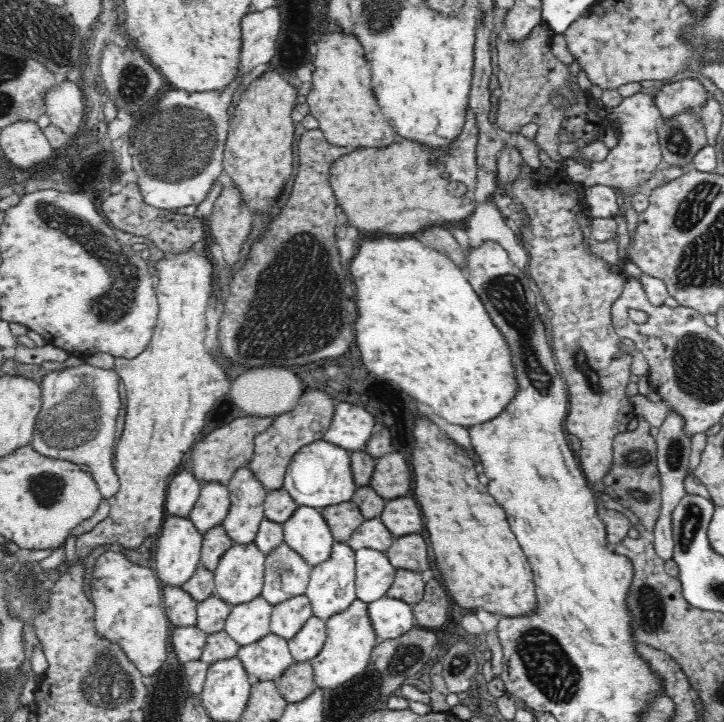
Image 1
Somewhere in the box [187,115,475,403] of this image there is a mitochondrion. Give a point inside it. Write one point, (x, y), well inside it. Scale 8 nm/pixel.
(287, 319)

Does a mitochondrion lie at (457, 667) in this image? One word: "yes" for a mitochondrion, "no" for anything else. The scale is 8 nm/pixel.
yes

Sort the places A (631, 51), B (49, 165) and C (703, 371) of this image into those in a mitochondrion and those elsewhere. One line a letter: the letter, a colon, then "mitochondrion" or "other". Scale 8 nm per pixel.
A: other
B: other
C: mitochondrion

